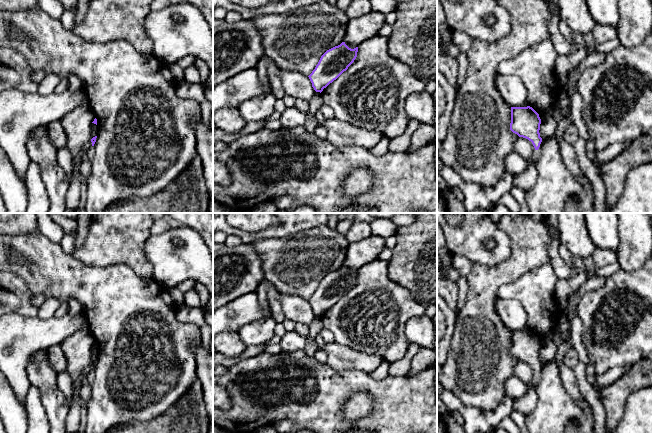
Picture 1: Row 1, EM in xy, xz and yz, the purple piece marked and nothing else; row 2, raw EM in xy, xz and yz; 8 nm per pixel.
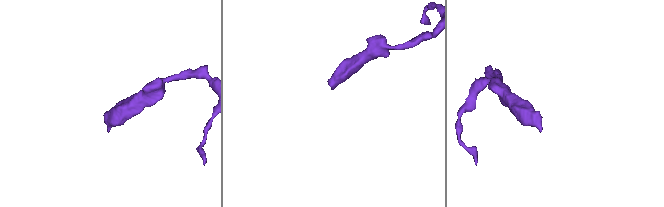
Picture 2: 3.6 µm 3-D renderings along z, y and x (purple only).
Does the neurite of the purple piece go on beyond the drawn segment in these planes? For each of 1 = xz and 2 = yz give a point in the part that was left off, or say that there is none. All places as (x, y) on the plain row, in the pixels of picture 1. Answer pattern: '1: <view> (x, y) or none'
1: none
2: none

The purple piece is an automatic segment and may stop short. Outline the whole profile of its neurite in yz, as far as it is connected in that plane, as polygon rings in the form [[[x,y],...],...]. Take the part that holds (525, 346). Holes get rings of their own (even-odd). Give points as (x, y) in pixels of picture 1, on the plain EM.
[[[511,331],[510,354],[531,365],[535,374],[539,373],[542,366],[540,348],[539,338],[532,331]]]

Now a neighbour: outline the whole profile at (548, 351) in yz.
[[[553,341],[541,345],[539,354],[540,361],[542,363],[546,363],[551,359],[554,359],[558,352],[558,348],[558,345],[556,345]]]

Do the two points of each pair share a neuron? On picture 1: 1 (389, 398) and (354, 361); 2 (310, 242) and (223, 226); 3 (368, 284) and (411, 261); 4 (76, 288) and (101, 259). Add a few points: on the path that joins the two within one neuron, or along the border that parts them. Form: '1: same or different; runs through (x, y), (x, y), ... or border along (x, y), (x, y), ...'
1: different; border along (339, 370), (363, 370), (368, 373)
2: different; border along (306, 229), (283, 237), (264, 238), (261, 240)
3: different; border along (387, 261), (387, 275), (406, 288)
4: different; border along (73, 257), (89, 265), (112, 266), (118, 264)

